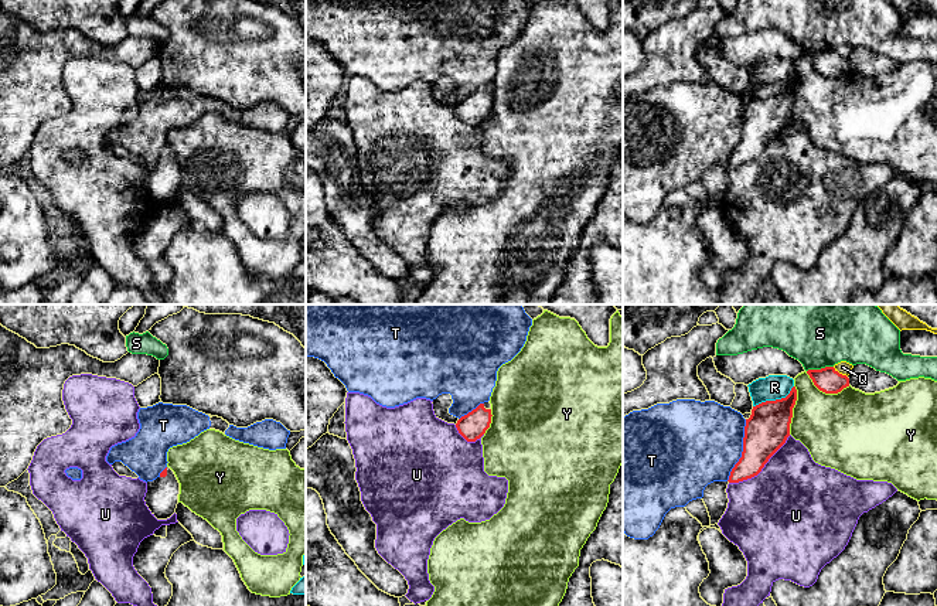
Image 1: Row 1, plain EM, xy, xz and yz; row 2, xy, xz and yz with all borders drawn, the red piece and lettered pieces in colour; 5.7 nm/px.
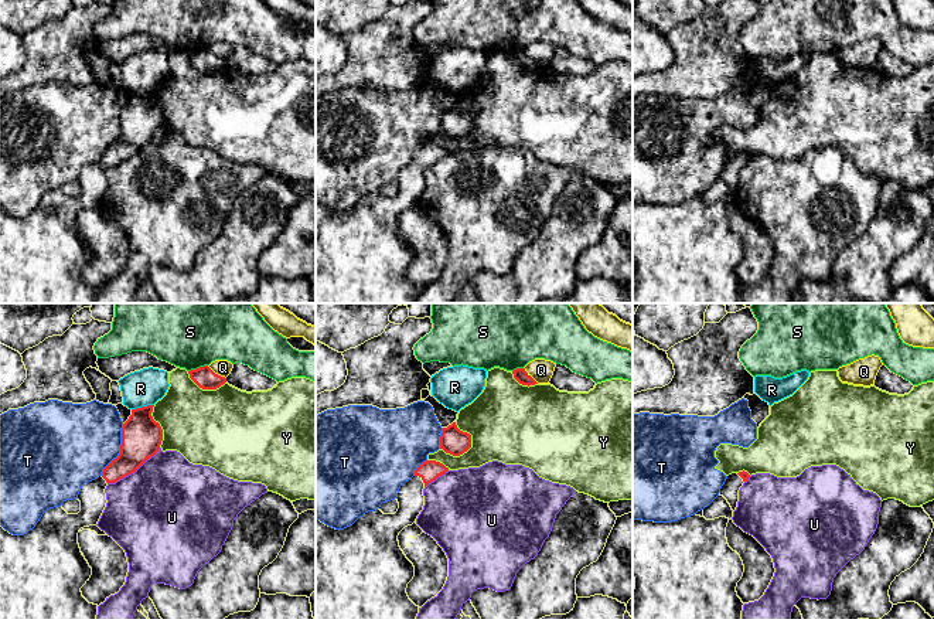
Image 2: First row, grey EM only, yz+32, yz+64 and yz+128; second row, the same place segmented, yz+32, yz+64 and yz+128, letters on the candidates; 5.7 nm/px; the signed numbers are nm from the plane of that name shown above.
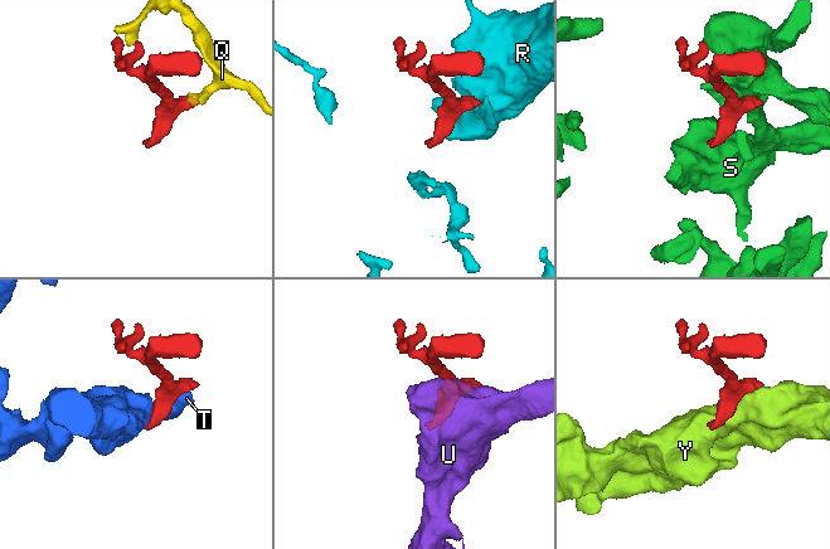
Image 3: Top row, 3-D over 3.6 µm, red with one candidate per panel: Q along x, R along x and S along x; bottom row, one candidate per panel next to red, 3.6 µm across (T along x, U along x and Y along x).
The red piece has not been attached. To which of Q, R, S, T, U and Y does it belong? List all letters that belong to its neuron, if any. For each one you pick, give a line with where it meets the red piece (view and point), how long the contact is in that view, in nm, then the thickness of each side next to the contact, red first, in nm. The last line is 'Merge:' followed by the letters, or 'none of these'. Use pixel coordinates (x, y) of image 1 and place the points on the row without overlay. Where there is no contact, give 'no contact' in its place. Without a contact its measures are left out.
Merge: none of these

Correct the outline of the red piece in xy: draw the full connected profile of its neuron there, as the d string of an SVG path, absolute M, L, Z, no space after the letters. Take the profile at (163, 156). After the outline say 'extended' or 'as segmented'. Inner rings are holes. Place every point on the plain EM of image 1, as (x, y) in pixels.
M166 150L160 159L147 164L146 188L157 202L170 201L177 191L180 166L170 150Z | extended

